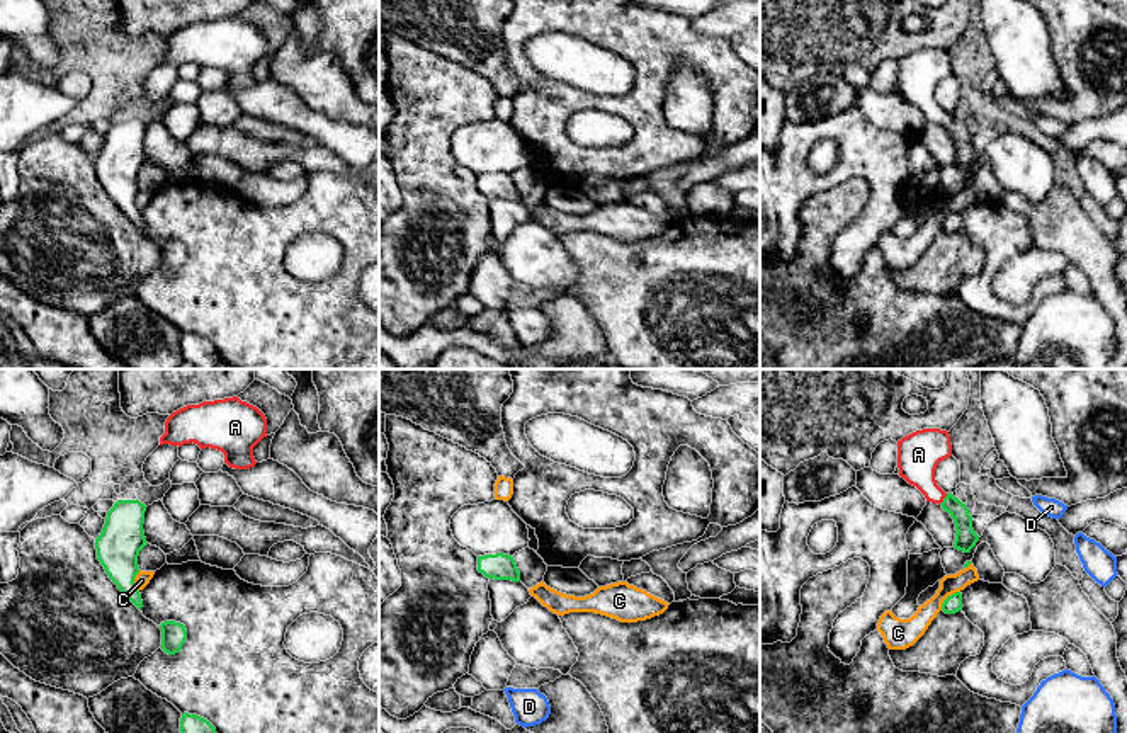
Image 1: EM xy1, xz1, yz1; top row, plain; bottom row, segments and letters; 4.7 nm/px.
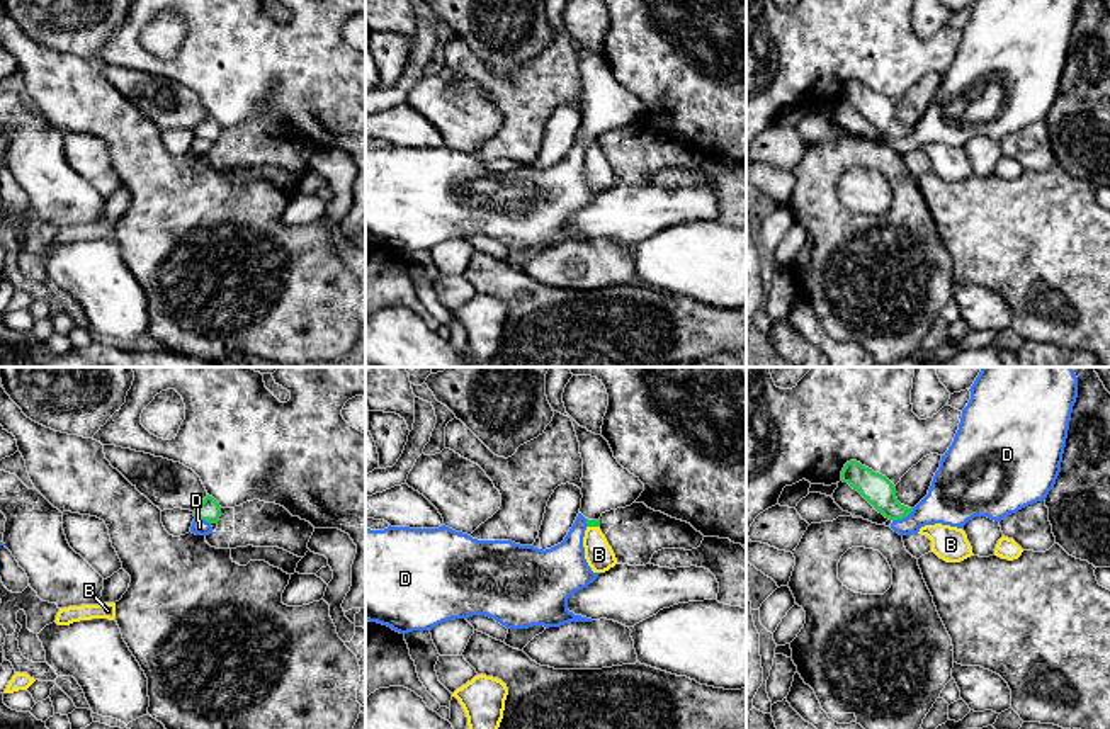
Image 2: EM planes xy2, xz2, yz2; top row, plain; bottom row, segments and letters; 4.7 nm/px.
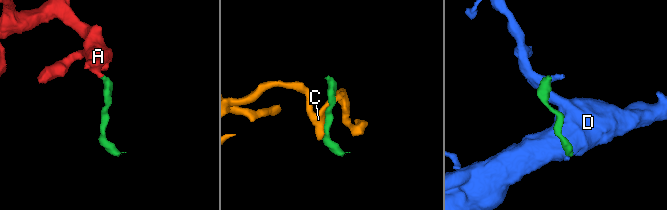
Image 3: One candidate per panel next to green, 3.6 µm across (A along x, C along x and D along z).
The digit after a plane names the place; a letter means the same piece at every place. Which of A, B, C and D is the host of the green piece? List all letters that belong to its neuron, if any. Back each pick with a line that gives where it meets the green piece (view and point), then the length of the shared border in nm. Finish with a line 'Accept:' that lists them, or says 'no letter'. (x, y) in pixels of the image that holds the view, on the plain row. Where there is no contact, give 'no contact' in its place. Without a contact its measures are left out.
A: contact yz1 (944, 118); length 70 nm
B: contact xz2 (594, 145); length 60 nm
Accept: A, B

